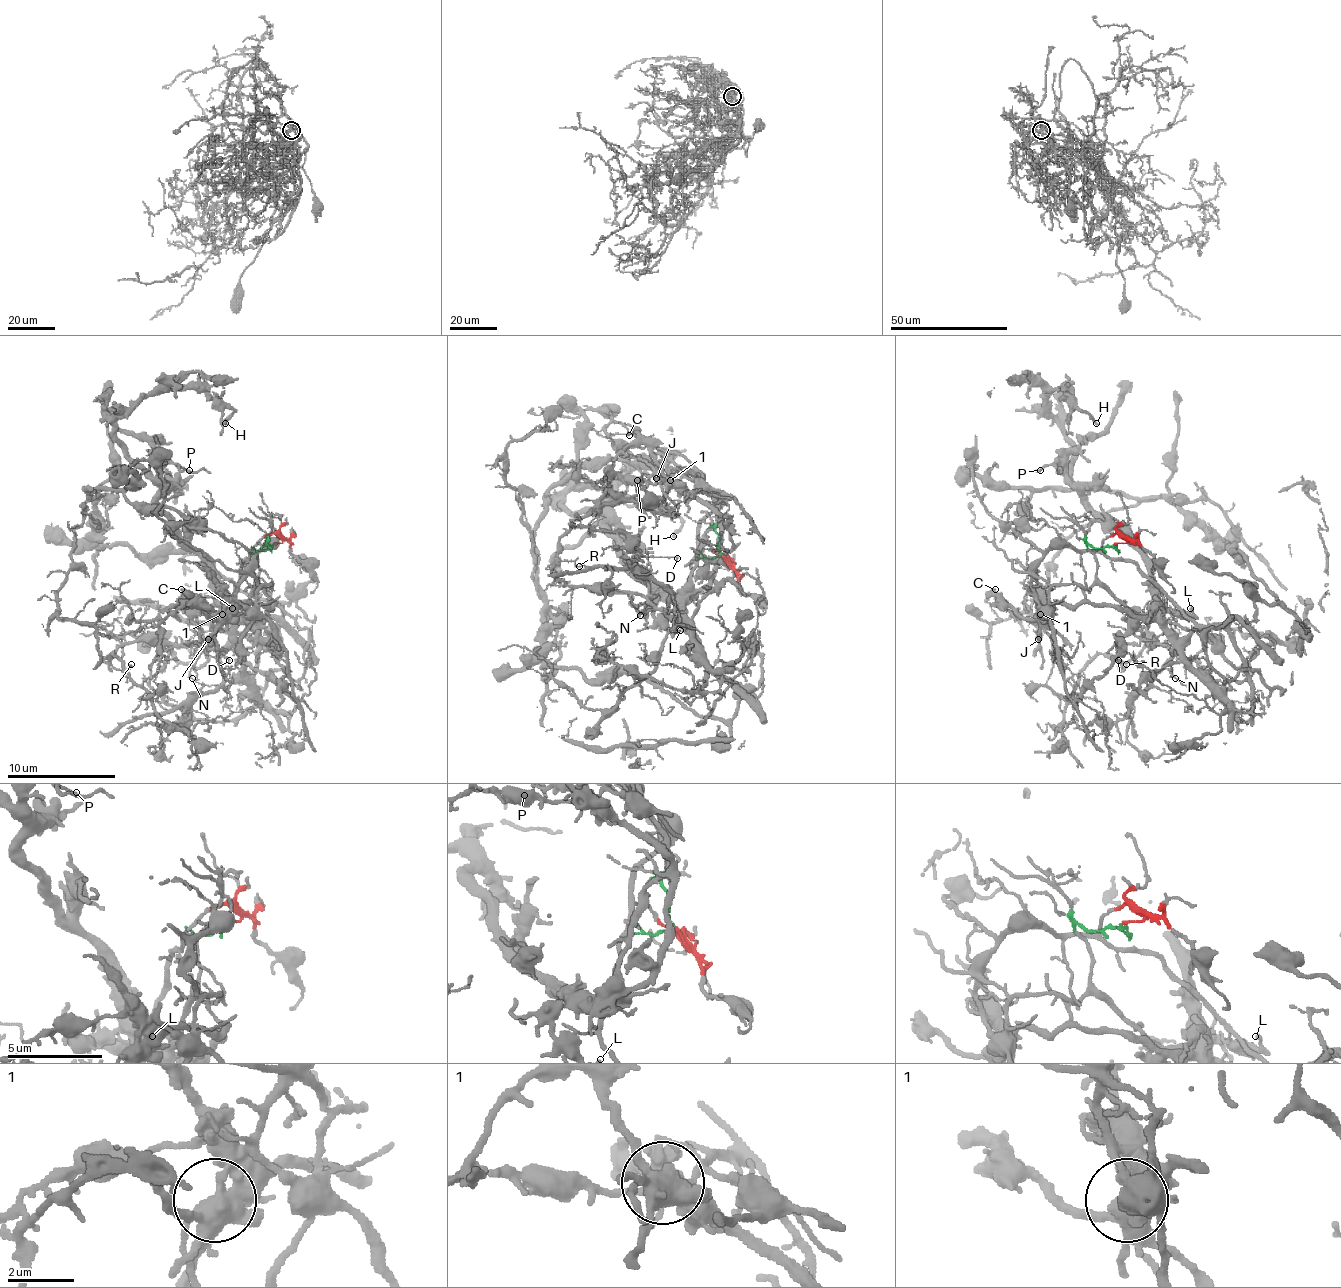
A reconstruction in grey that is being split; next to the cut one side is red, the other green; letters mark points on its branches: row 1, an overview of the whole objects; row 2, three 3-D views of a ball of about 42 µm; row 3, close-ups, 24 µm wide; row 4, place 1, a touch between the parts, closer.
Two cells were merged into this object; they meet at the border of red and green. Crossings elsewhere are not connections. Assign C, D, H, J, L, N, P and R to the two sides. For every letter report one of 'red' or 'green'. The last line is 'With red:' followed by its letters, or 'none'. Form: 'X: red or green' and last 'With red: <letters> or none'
C: green
D: red
H: green
J: green
L: green
N: red
P: green
R: red
With red: D, N, R

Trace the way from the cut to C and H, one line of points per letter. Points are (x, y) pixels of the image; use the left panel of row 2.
C: (273, 545), (262, 548), (257, 556), (260, 583), (271, 604), (233, 604), (217, 618), (211, 618), (181, 588)
H: (273, 545), (233, 610), (117, 437), (117, 421), (146, 396), (208, 388), (233, 410), (225, 423)

